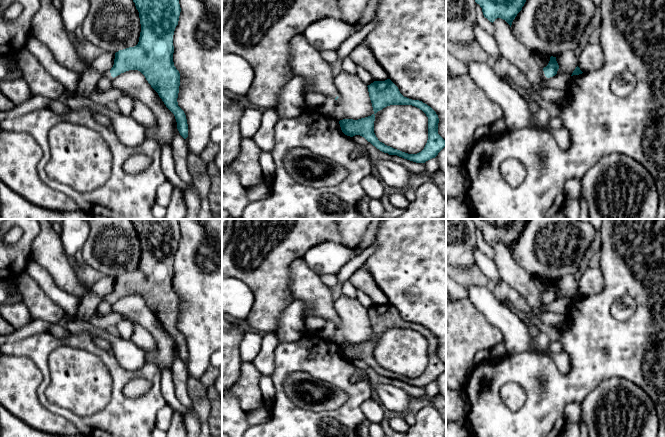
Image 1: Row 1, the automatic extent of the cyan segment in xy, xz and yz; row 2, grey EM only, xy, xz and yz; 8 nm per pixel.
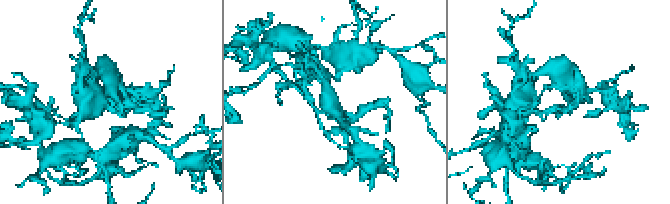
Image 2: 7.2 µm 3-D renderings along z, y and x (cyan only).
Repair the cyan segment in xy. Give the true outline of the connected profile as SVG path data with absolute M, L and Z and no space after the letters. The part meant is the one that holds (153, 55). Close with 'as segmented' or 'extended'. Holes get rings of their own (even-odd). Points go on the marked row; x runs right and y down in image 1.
M133 0L139 12L141 32L139 42L134 47L115 53L114 65L103 76L113 79L129 70L140 71L158 93L166 107L174 114L180 135L188 137L188 124L184 111L178 106L177 98L180 86L180 73L173 62L173 35L181 12L179 0Z | extended

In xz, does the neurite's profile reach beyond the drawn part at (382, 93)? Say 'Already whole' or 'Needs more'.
Already whole

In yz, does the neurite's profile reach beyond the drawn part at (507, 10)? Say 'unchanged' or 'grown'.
unchanged

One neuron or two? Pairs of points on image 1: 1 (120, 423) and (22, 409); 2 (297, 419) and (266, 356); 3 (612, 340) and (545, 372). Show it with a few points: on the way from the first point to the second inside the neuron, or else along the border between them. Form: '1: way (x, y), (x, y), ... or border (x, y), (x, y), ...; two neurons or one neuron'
1: border (38, 398), (47, 409), (69, 420), (75, 426); two neurons
2: border (276, 348), (275, 368), (271, 377); two neurons
3: way (595, 356), (572, 379), (562, 379); one neuron

